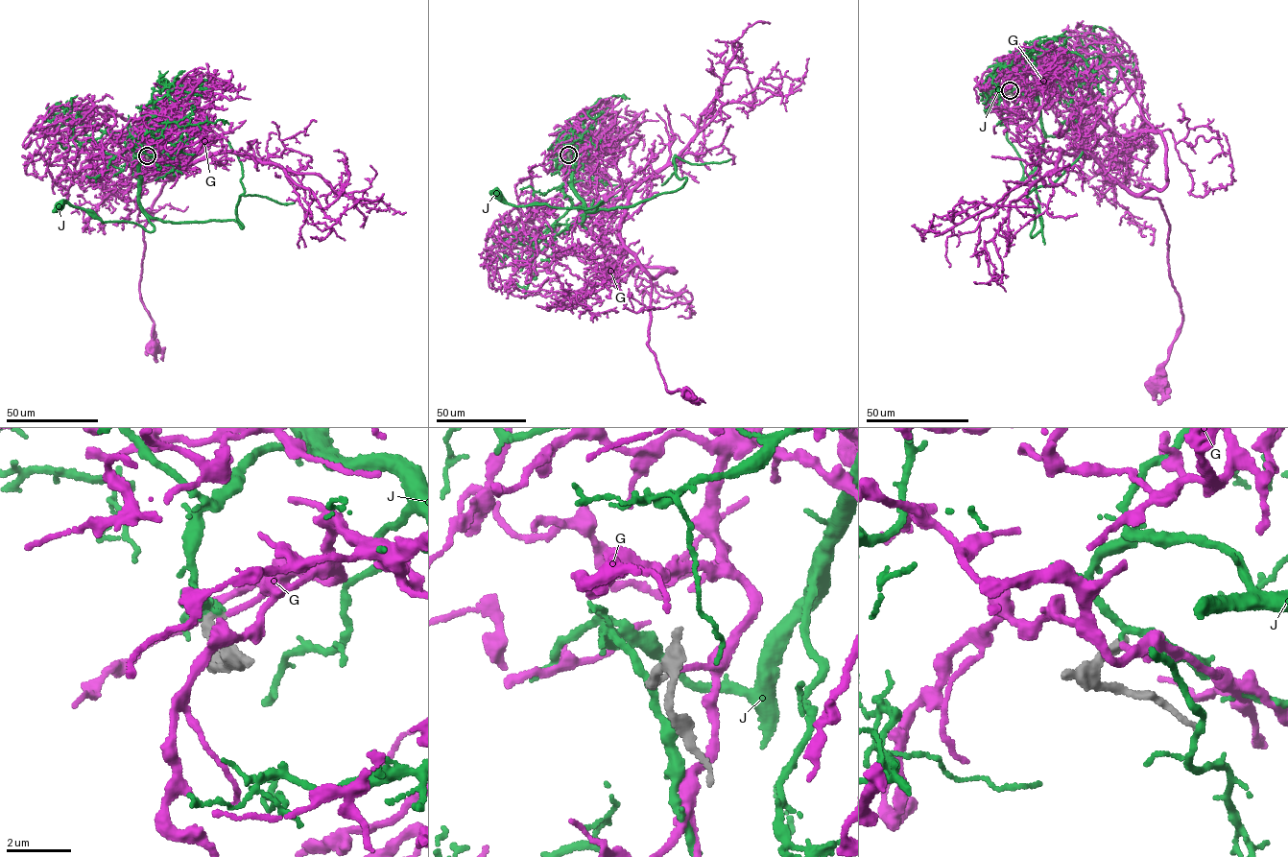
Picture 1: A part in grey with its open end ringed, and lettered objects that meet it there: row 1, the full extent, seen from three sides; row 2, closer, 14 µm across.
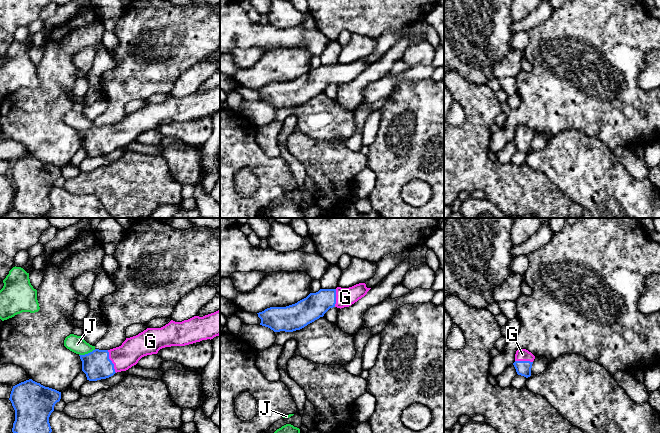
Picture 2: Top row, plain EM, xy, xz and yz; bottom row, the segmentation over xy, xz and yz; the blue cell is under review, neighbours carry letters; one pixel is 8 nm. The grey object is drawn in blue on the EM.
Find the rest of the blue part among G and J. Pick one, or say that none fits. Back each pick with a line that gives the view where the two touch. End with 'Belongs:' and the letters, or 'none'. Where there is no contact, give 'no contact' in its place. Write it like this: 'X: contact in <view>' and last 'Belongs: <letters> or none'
G: contact in xy
Belongs: G

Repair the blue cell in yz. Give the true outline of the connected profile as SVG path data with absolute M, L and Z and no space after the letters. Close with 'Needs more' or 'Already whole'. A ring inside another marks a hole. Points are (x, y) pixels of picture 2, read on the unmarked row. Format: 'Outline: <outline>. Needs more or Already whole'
Outline: M519 125L515 130L515 138L513 139L518 151L526 154L531 152L531 144L535 132L526 125Z. Needs more

